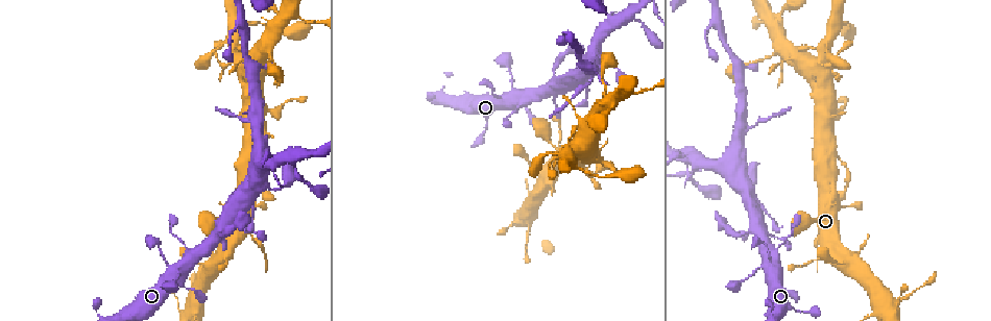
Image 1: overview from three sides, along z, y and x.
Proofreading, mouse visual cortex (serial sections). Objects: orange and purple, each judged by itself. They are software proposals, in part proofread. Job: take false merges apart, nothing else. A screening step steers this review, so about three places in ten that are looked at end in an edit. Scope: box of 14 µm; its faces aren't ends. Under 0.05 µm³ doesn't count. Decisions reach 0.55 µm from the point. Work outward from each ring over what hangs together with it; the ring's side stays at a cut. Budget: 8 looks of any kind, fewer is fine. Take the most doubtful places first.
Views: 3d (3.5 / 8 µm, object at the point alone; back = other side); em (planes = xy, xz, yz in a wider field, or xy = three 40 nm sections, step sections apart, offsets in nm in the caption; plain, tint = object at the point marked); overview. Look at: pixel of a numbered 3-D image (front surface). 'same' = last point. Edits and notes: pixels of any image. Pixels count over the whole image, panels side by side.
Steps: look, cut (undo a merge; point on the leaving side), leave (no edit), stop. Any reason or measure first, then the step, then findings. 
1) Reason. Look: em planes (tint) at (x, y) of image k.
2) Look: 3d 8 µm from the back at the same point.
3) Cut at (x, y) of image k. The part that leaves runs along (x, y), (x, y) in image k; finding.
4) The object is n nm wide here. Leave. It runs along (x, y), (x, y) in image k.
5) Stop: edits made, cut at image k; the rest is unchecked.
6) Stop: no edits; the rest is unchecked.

Narrows sharply. Look: 3d 3.5 µm from the back at (259, 184) of image 1.

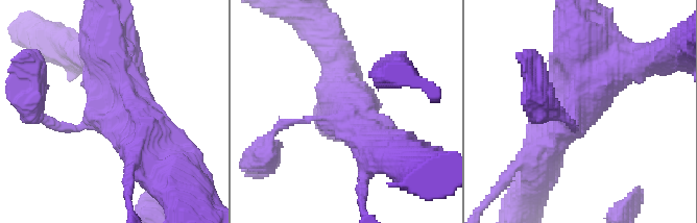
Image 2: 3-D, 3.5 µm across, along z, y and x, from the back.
Leave. It runs along (134, 125), (115, 90), (112, 26) in image 2; continuous, no second cell.

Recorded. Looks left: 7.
Three-way junction. Look: 3d 3.5 µm at (740, 126) of image 1.

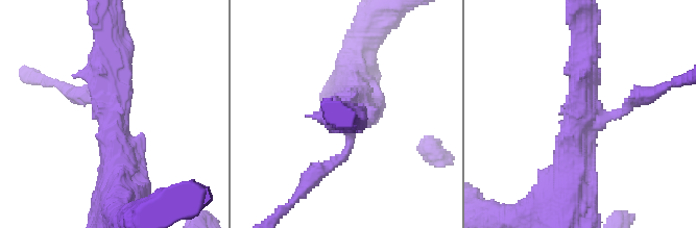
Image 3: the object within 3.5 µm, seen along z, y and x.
3 arms meet here; the arms are 150, 400, 600 nm wide; shape alone is not enough. Look: em xy step 1 (tint) at (580, 116) of image 3.

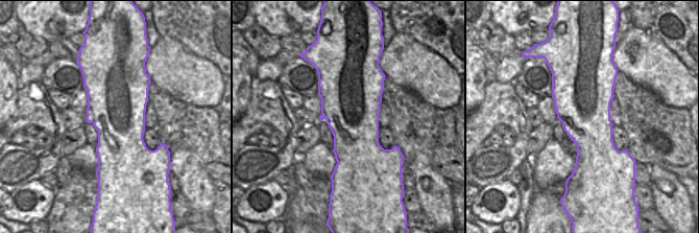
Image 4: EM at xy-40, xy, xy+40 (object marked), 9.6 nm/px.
Cut at (327, 165) of image 3. The part that leaves runs along (349, 136), (349, 150), (288, 206) in image 3; a second cell is stuck on.

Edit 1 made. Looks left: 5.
Small branch off a trunk. Look: 3d 3.5 µm from the back at (780, 51) of image 1.

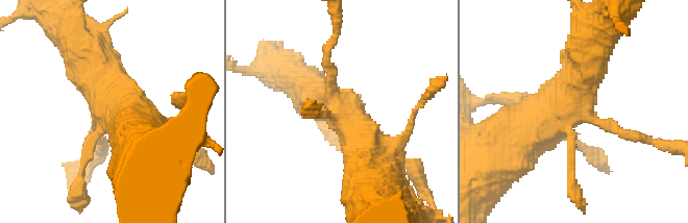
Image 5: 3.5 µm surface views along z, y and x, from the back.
Now the EM. Look: em xy step 2 (tint) at (102, 105) of image 5.

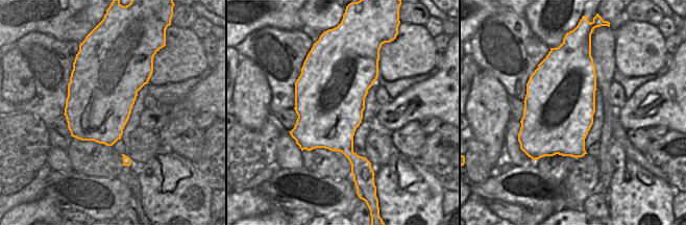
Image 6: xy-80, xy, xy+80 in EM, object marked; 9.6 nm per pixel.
Leave. It runs along (520, 126), (558, 110), (592, 40) in image 5; all the same cell.

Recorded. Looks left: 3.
Stop: edits made, cut at image 3; the rest is unchecked.

